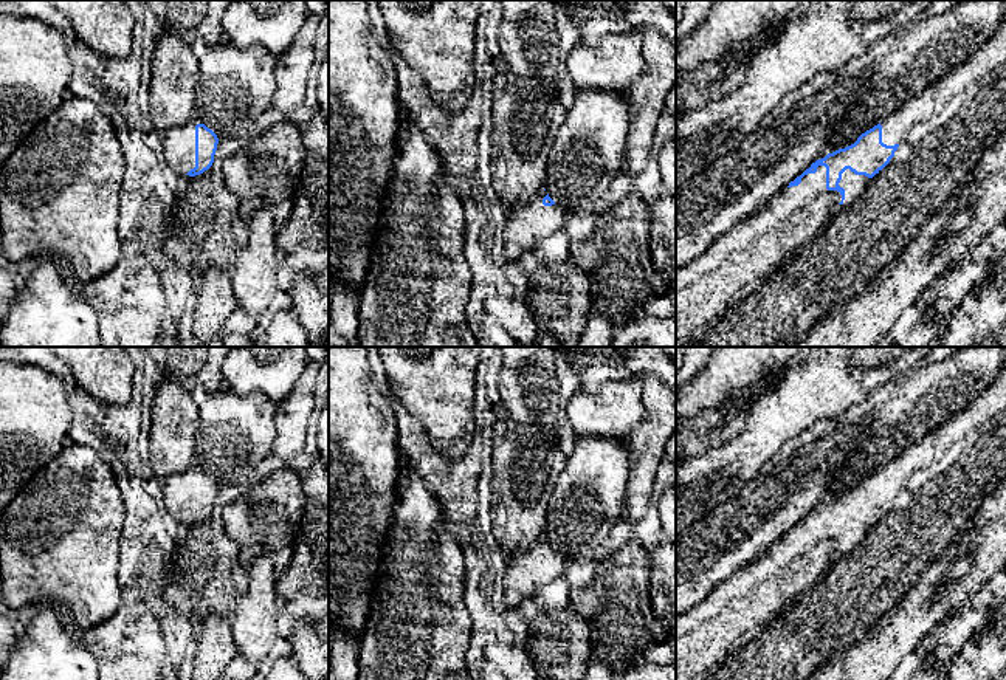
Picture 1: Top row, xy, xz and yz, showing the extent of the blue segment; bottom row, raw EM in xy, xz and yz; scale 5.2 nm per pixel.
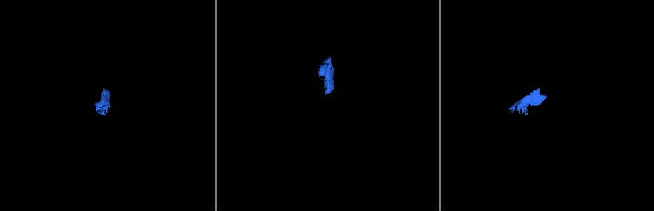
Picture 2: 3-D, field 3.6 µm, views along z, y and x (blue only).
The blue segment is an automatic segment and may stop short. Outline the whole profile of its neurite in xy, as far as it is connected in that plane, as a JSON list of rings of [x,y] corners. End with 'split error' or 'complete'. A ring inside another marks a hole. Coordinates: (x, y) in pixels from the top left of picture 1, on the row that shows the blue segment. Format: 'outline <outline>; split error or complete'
outline [[[195,116],[184,125],[161,133],[166,163],[177,173],[189,177],[212,166],[217,144],[217,135]]]; split error

